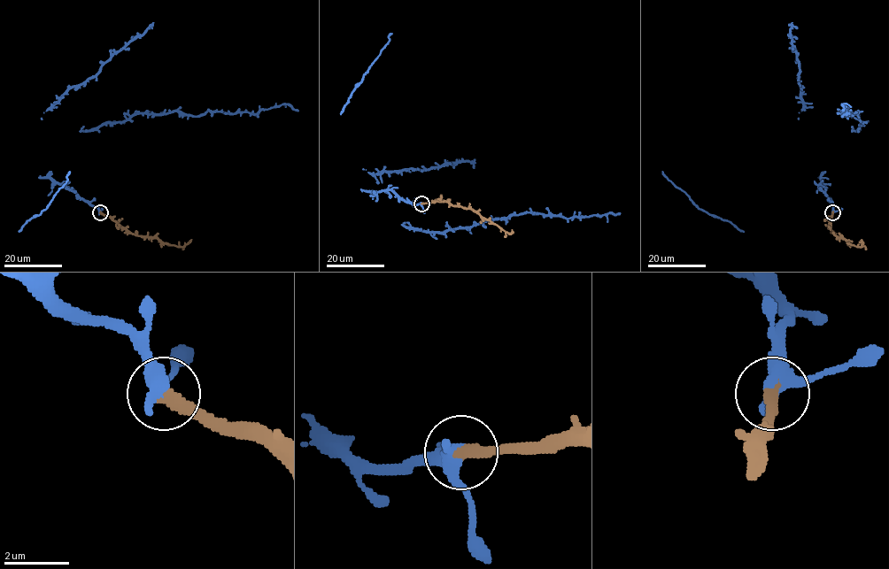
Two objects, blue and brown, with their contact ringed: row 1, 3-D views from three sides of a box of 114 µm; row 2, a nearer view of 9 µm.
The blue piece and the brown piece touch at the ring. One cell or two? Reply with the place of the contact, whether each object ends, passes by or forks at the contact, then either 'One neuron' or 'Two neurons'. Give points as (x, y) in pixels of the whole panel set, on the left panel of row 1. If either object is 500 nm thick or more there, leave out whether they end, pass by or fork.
Place: (100, 212). At the ring blue passes by. At the ring brown ends. One neuron

